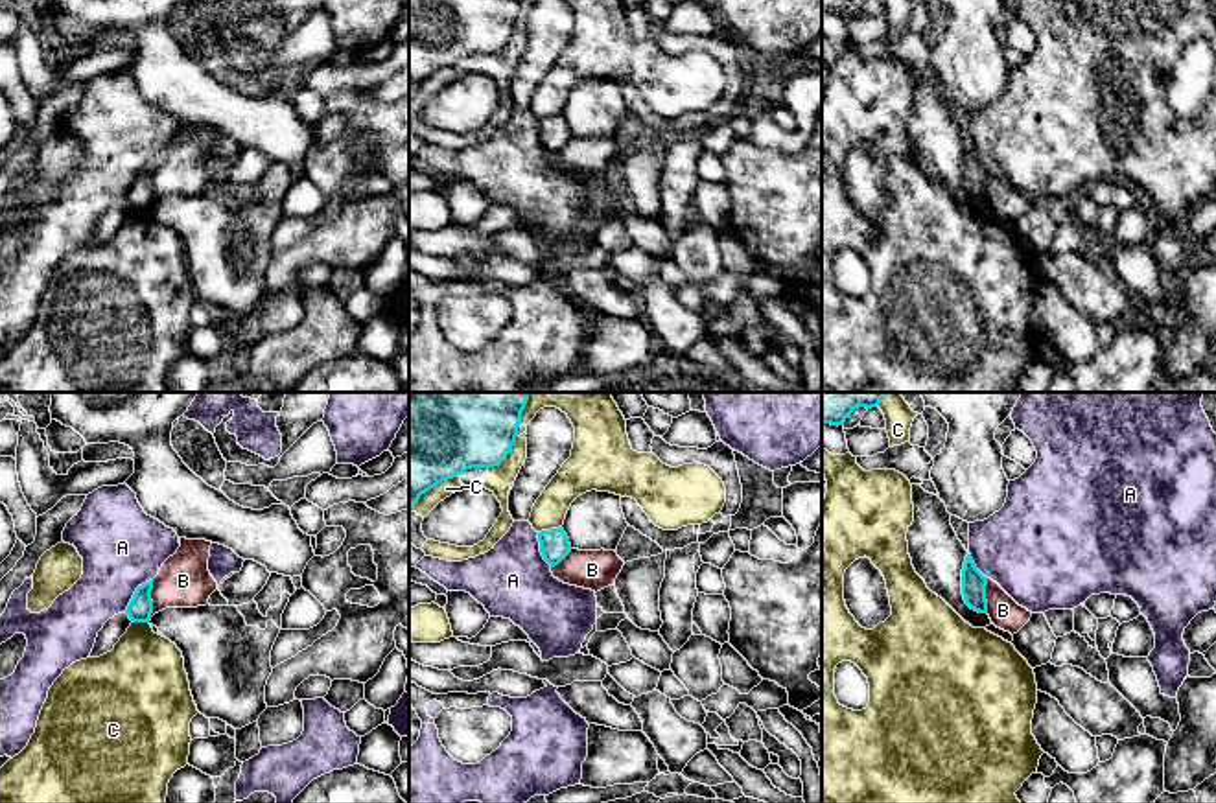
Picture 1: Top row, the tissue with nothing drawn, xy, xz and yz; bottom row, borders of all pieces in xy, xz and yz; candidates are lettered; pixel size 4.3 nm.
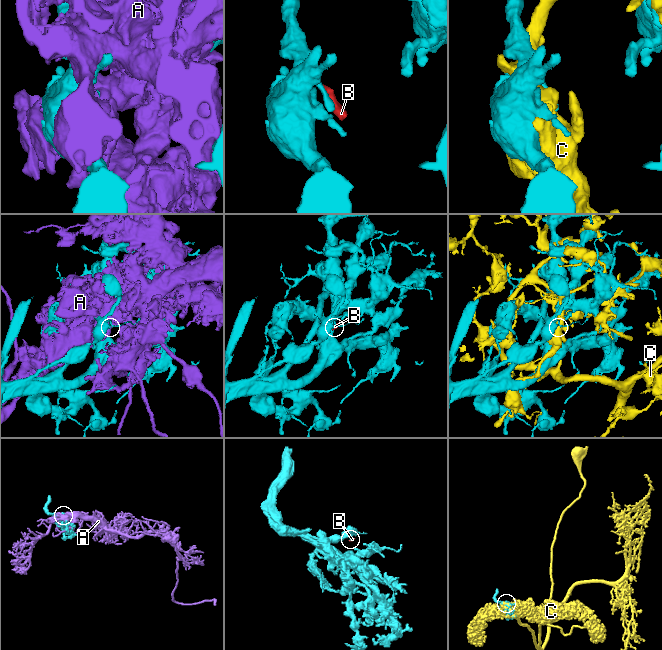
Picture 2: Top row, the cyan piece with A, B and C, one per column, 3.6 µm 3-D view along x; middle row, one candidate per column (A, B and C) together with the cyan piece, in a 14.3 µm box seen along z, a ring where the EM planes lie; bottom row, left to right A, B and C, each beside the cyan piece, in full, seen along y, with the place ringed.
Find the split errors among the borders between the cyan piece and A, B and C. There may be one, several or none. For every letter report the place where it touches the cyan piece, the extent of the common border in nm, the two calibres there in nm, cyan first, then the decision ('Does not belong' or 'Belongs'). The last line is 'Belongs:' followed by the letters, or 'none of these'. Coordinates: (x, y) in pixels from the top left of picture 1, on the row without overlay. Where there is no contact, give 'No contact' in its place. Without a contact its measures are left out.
A: Touches cyan at xy (135, 179). Shared border 190 nm. Thickness 110 nm (cyan) against 360 nm. Does not belong
B: Touches cyan at xy (152, 188). Shared border 180 nm. Thickness 110 nm (cyan) against 220 nm. Does not belong
C: Touches cyan at xz (507, 41). Shared border 200 nm. Thickness 280 nm (cyan) against 120 nm. Does not belong
Belongs: none of these

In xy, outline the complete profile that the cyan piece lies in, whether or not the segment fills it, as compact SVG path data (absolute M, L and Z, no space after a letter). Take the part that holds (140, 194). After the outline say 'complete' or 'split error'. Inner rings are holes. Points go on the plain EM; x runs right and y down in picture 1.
M153 168L136 175L127 197L109 206L98 219L94 236L88 245L99 245L111 239L133 210L149 210L153 201L151 177Z; split error

